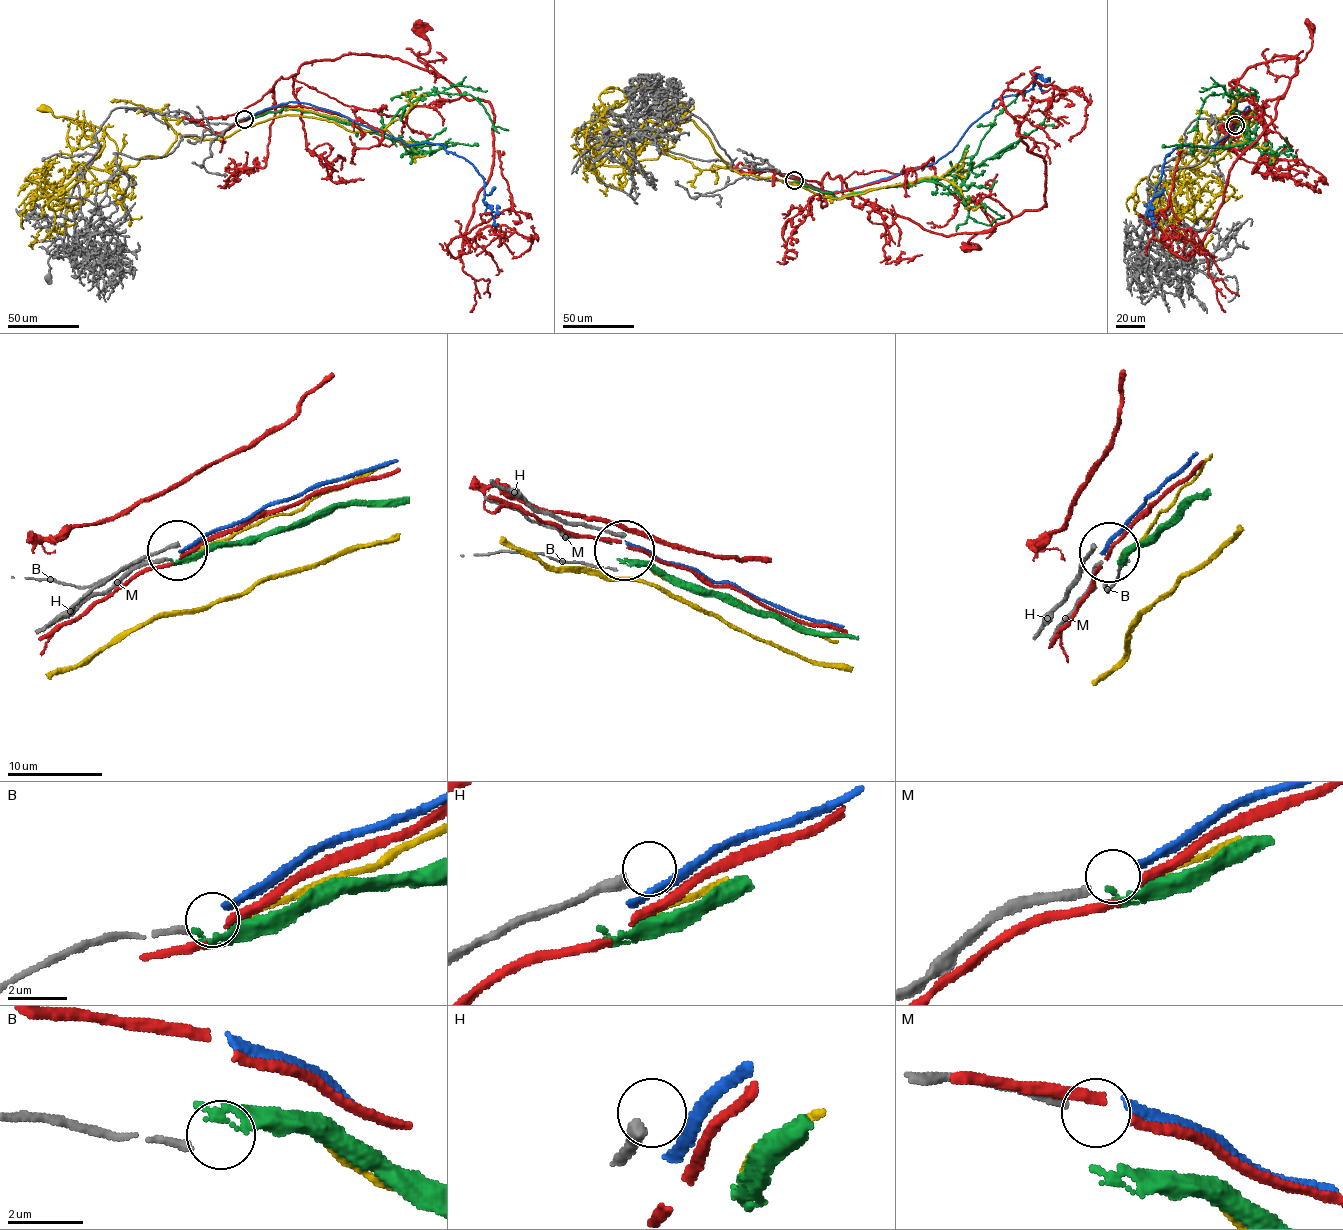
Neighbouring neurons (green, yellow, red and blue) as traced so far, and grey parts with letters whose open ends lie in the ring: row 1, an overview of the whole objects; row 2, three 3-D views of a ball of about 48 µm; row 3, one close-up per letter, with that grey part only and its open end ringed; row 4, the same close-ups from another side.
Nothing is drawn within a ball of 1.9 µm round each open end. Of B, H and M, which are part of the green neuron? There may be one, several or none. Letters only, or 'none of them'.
none of them

